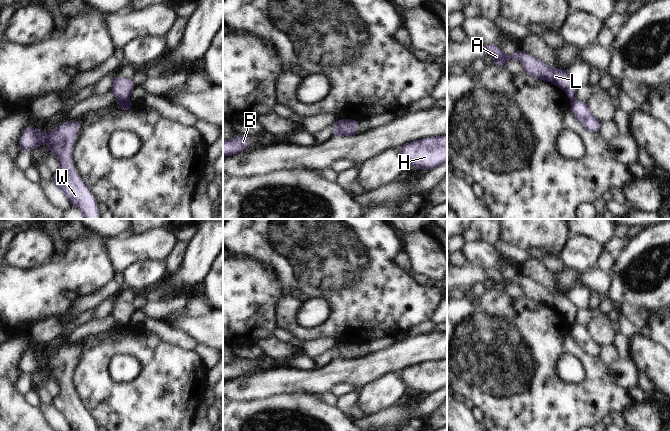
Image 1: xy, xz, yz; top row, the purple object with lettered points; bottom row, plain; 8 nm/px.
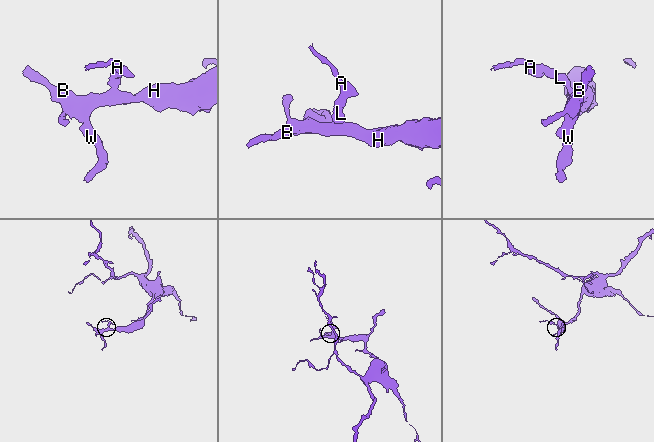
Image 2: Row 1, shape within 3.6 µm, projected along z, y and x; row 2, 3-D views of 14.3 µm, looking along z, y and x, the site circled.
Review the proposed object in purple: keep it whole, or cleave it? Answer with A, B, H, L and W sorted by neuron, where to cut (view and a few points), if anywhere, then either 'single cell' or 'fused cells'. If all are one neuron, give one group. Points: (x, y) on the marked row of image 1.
A L / B H W | xy (127, 100), (123, 102) | fused cells

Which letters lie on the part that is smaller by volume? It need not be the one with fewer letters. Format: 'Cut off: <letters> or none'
Cut off: A, L

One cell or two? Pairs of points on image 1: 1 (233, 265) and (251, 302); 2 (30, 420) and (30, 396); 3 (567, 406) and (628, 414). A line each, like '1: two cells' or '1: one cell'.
1: one cell
2: two cells
3: two cells

